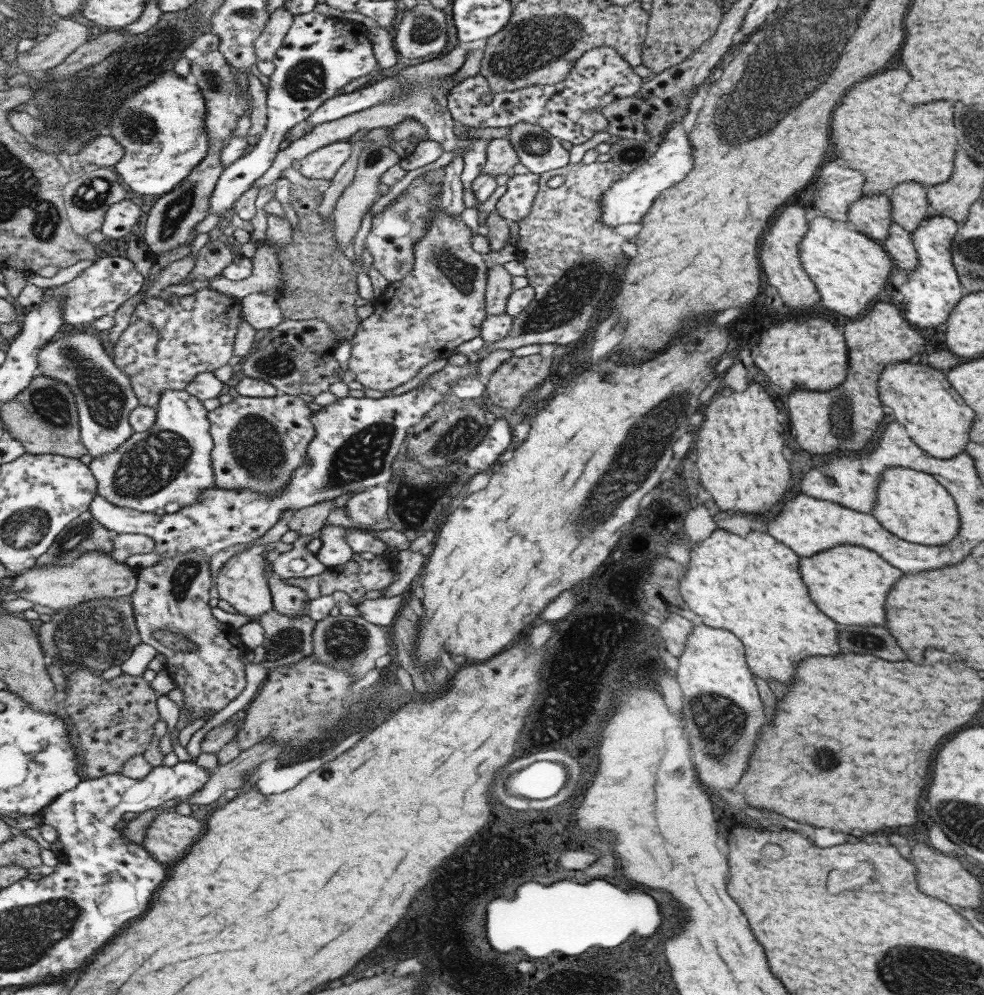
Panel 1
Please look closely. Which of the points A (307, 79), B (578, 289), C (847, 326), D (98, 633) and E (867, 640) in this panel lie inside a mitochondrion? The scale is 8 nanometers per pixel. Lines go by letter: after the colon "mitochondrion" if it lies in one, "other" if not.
A: mitochondrion
B: mitochondrion
C: other
D: mitochondrion
E: mitochondrion

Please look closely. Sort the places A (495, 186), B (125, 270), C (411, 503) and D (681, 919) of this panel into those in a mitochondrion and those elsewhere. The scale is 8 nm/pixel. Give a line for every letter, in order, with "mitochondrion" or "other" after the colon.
A: other
B: other
C: mitochondrion
D: other

